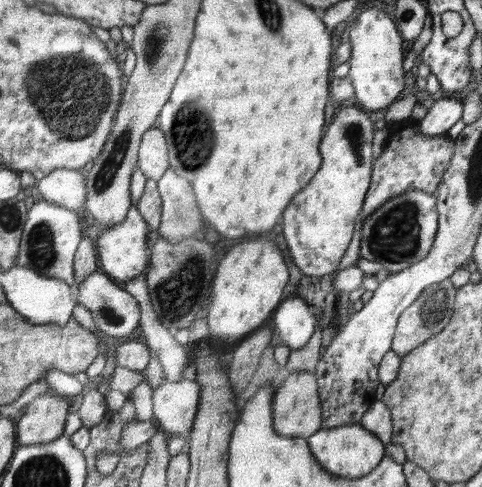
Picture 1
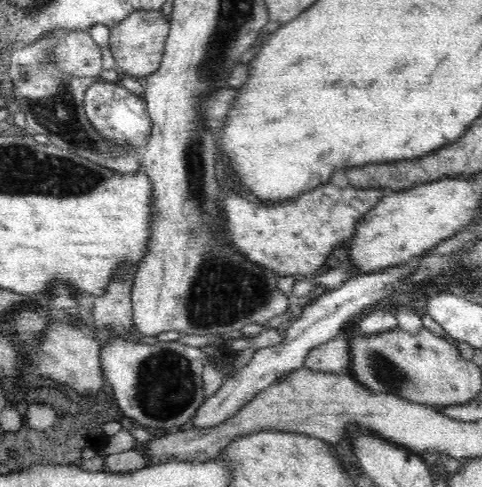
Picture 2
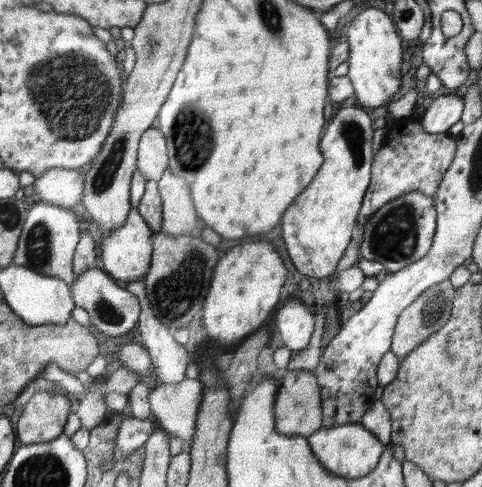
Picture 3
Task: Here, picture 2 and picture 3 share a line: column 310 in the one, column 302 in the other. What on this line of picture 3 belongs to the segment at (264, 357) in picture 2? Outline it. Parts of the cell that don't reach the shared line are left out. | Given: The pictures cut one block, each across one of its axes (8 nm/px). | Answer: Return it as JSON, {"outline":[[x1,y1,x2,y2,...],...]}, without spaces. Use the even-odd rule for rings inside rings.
{"outline":[[291,298,285,304,277,306,275,314,275,330,281,334,283,346,287,346,293,354,301,352,313,334,315,326,315,314,309,314,307,306,301,300]]}

